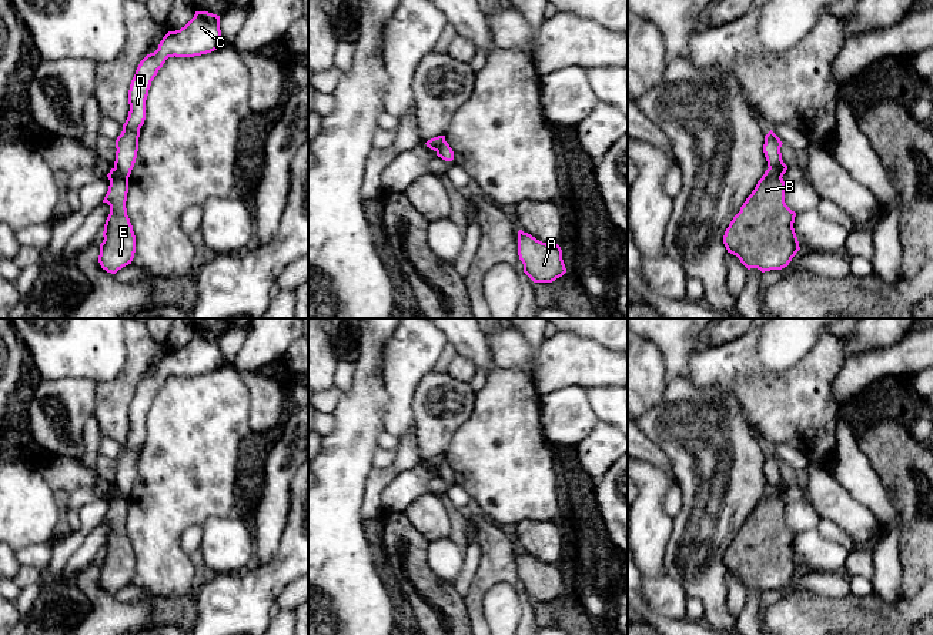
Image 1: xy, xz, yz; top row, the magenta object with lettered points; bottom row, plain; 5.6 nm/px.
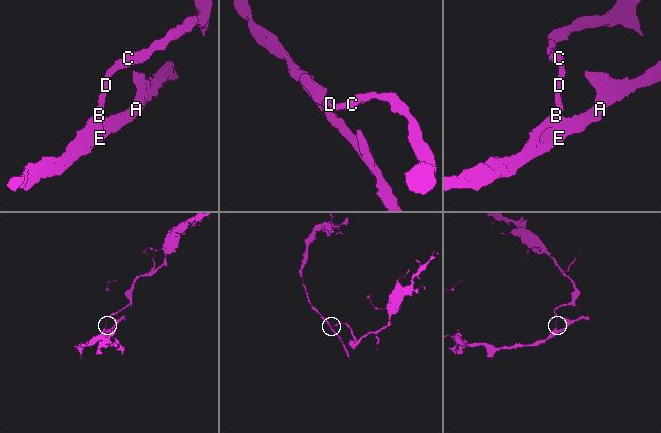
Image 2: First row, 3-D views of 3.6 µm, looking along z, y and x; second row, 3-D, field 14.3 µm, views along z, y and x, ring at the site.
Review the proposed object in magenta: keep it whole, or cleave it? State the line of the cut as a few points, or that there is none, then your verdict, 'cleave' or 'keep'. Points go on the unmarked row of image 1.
cut xy (114, 487), (127, 500); cleave

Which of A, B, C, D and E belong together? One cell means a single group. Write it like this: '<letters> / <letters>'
A B E / C D

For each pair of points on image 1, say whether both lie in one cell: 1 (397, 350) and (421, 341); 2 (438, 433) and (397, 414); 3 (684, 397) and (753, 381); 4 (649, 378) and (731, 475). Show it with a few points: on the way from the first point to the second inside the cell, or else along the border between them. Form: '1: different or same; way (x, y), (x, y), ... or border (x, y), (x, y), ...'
1: same; way (403, 350), (413, 350), (415, 347)
2: different; border (417, 388), (413, 397), (414, 428)
3: different; border (686, 380), (729, 391), (743, 411)
4: different; border (669, 380), (662, 398), (642, 414)

